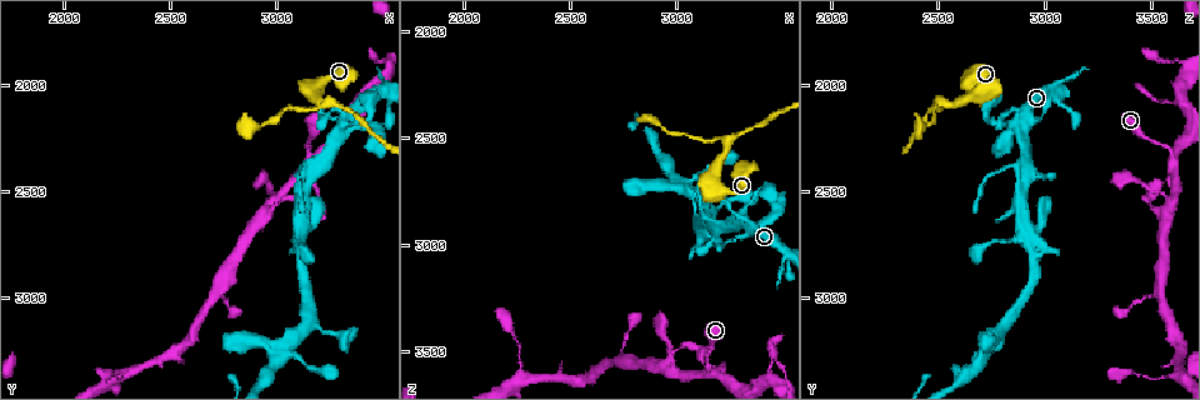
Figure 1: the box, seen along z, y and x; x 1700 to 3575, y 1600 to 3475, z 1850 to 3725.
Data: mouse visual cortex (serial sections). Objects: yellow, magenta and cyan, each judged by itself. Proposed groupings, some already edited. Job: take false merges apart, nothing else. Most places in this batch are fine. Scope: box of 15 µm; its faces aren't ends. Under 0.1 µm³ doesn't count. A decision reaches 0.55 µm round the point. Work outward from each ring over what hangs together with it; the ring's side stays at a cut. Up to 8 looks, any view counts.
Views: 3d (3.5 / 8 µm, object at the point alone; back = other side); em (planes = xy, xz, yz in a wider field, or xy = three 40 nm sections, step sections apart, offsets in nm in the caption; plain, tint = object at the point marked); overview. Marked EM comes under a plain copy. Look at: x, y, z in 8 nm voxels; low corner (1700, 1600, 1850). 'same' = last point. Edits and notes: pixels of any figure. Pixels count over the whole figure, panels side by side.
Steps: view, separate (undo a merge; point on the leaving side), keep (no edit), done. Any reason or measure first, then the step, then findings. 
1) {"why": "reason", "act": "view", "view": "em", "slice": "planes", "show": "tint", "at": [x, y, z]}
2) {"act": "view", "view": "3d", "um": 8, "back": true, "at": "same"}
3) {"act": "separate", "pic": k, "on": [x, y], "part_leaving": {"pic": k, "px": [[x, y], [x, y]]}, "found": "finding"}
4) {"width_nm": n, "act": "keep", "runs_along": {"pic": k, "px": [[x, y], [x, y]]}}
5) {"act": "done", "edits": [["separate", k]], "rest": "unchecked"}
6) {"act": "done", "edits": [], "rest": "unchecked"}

{"why": "thick turns thin", "act": "view", "view": "3d", "um": 3.5, "at": [3120, 2690, 2910]}

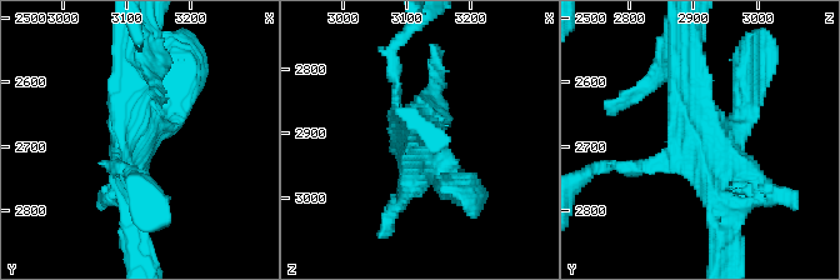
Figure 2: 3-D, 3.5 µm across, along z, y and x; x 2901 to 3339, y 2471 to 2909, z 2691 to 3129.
{"act": "view", "view": "em", "slice": "xy", "step": 5, "show": "tint", "at": [3110, 2680, 2915]}

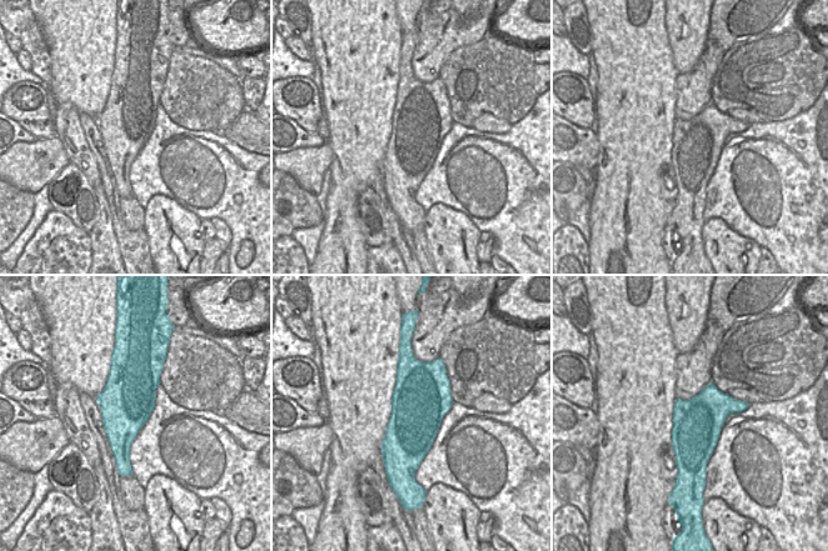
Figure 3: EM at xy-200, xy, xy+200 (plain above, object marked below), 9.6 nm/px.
{"act": "view", "view": "em", "slice": "planes", "show": "tint", "at": "same"}

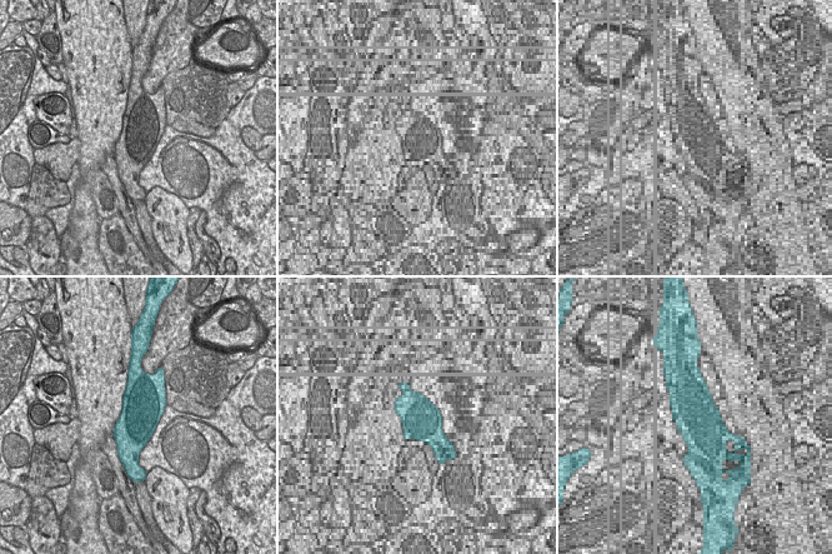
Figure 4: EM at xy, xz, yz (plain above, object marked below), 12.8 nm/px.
{"width_nm": 550, "act": "keep", "runs_along": {"pic": 2, "px": [[685, 50], [718, 211]]}, "found": "one cell here"}

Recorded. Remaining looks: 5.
{"why": "sharp bend", "act": "view", "view": "3d", "um": 3.5, "at": [3170, 2340, 3600]}

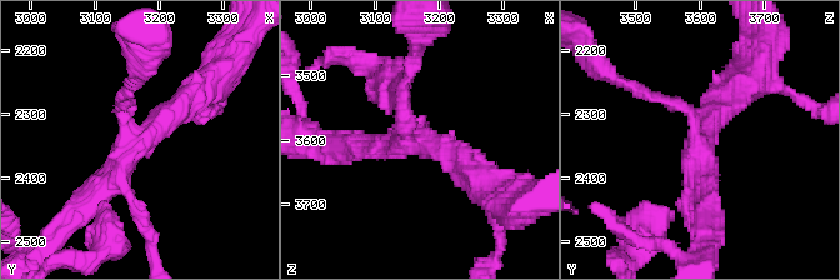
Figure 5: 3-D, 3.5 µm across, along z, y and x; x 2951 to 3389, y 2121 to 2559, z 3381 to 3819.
{"why": "need the tissue", "act": "view", "view": "em", "slice": "xy", "step": 1, "show": "tint", "at": [3155, 2345, 3600]}

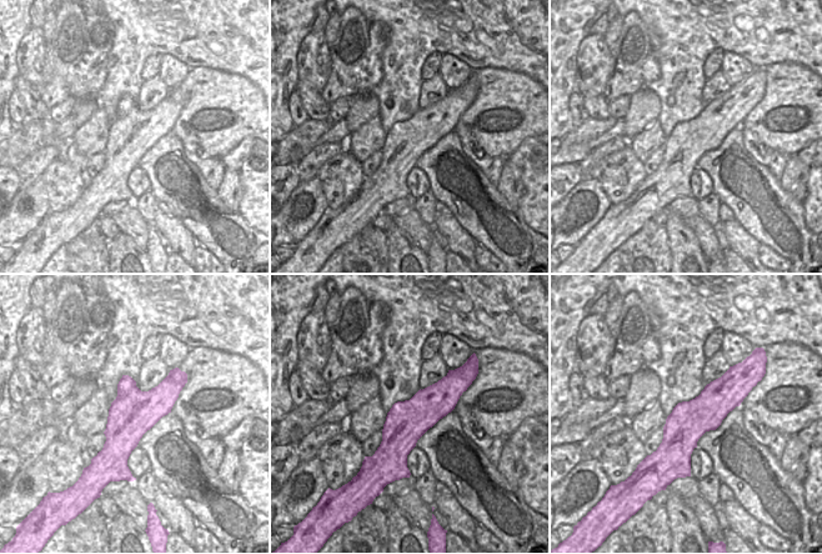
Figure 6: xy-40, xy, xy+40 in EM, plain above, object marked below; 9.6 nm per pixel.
{"arms": 4, "act": "keep", "runs_along": {"pic": 5, "px": [[646, 94], [695, 118], [704, 213]]}, "found": "continuous, no second cell"}

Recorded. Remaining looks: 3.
{"why": "four arms meet", "act": "view", "view": "em", "slice": "xy", "step": 5, "show": "tint", "at": [2270, 3380, 3640]}

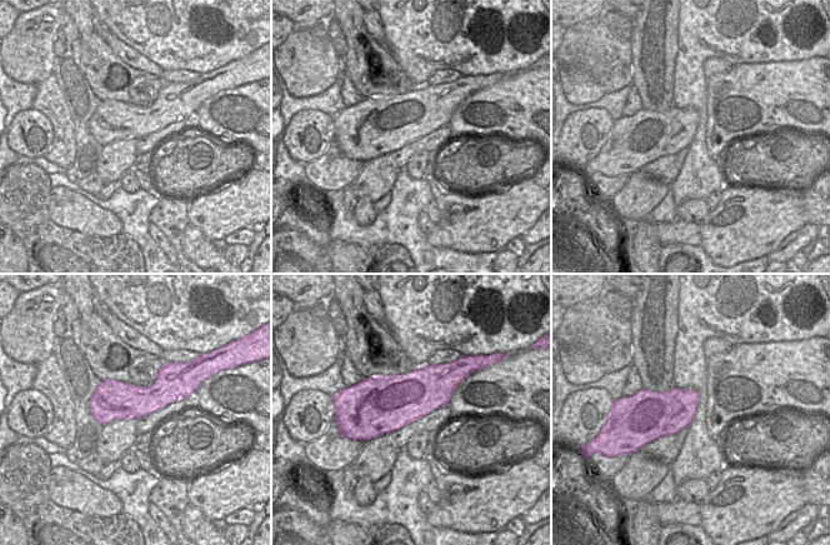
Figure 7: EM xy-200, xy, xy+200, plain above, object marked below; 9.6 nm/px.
{"act": "view", "view": "3d", "um": 3.5, "at": "same"}

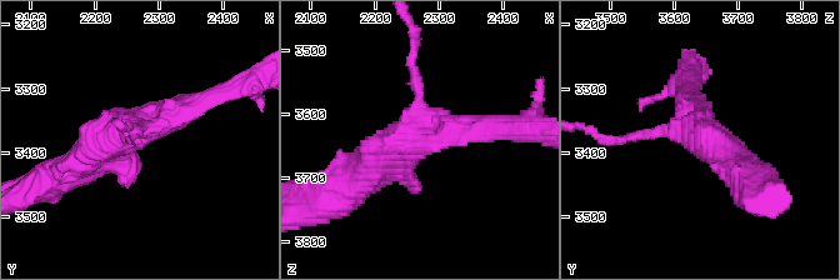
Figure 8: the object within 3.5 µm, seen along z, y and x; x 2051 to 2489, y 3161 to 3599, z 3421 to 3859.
{"act": "keep", "runs_along": {"pic": 8, "px": [[214, 96], [106, 139], [80, 161]]}, "found": "continuous, no second cell"}

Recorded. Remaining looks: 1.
{"act": "done", "edits": [], "rest": "unchecked"}

